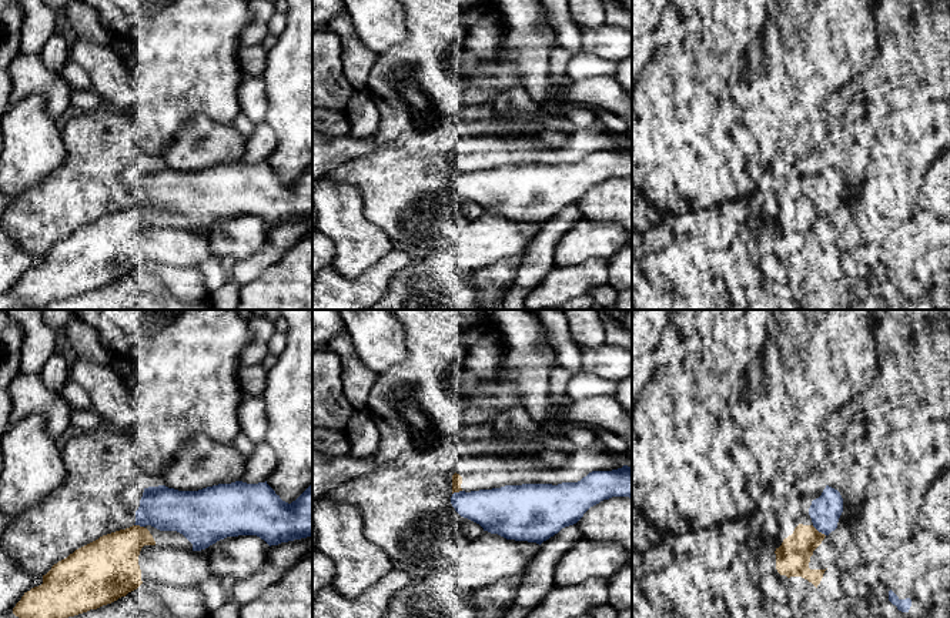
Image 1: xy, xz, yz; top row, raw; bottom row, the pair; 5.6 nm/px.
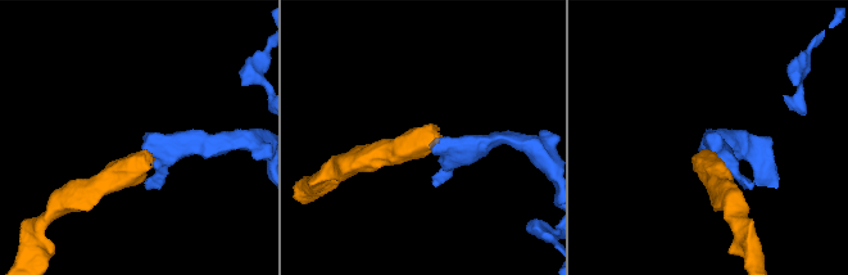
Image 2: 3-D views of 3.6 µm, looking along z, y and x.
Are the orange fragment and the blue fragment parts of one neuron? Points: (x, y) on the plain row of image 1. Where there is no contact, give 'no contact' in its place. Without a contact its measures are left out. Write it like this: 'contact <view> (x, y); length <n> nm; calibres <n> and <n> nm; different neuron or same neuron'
contact yz (818, 211); length 100 nm; calibres 190 and 180 nm; different neuron

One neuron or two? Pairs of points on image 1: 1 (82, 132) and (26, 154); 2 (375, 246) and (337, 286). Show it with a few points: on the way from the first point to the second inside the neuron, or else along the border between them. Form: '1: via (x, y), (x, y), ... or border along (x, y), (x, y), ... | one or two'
1: border along (62, 132), (66, 159), (53, 173) | two
2: border along (375, 261), (353, 279), (341, 276), (331, 266) | two

